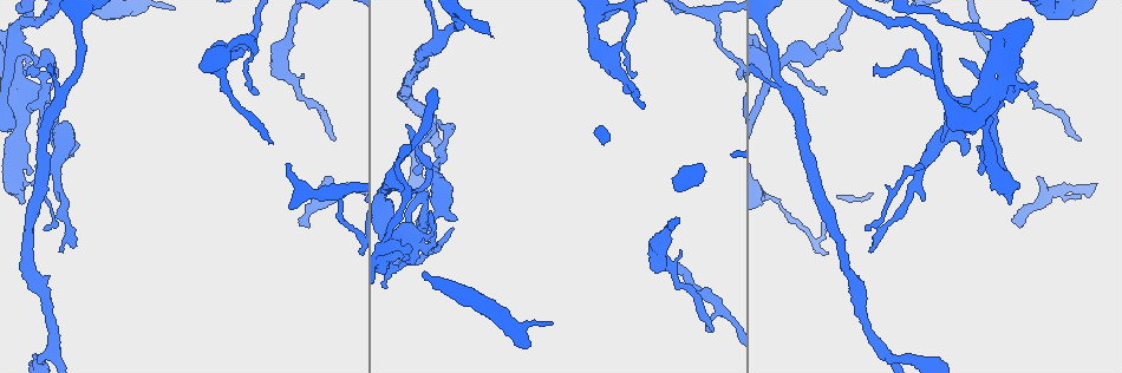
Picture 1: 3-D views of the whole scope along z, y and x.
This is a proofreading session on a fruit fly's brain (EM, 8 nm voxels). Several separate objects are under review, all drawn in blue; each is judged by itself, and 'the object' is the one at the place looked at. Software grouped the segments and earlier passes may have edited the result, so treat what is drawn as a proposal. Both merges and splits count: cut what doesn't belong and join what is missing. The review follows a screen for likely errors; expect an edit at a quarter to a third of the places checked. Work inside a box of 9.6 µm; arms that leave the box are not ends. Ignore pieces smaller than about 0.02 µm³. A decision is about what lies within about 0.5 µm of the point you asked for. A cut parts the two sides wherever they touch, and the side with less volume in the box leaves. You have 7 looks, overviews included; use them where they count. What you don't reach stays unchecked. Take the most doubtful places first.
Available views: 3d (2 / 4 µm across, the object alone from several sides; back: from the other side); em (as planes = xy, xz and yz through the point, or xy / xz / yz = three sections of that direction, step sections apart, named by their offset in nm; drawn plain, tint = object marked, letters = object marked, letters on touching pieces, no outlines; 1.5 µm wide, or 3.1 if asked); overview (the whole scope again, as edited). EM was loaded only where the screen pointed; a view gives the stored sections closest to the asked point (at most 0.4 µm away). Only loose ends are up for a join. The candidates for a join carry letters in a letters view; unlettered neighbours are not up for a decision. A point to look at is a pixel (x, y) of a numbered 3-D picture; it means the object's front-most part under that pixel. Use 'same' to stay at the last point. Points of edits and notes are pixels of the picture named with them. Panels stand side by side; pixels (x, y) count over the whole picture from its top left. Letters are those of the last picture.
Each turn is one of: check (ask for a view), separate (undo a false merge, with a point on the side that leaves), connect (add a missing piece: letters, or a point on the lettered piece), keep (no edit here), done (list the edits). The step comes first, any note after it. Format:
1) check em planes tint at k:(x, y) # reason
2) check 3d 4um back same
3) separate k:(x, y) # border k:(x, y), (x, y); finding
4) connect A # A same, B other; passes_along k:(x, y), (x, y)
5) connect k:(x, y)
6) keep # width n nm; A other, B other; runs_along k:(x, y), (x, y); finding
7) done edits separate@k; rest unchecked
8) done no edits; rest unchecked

check em planes tint at 1:(336, 138) # free end

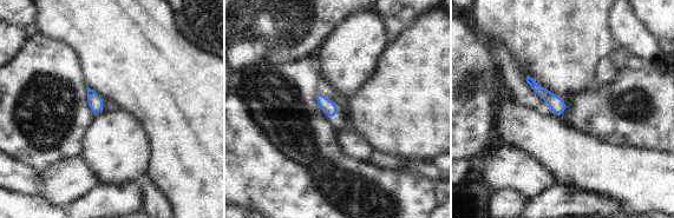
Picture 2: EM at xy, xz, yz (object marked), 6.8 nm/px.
check em planes letters same

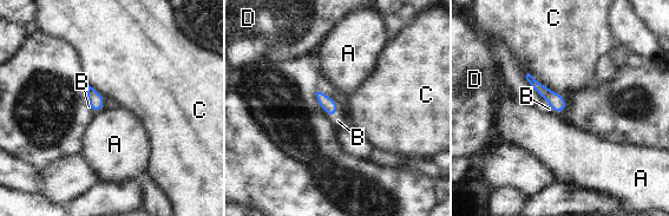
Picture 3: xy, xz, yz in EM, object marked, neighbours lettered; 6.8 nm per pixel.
connect B # A other, B same, C other, D other; passes_along 3:(326, 103), (333, 100), (338, 120); the neuron continues

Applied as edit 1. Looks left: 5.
check em planes letters at 1:(678, 264) # free end

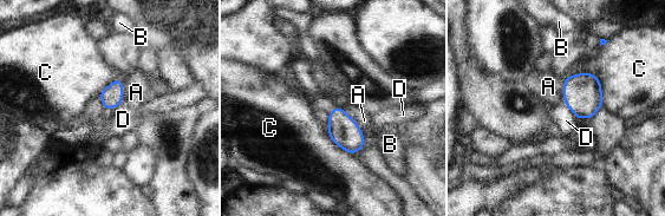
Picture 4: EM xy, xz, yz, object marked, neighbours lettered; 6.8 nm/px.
keep # A other, B other, C other, D other; border 4:(343, 108), (360, 129), (366, 144); no lettered piece goes on from it

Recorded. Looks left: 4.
check em yz step 4 letters at 1:(23, 202) # branch stops here

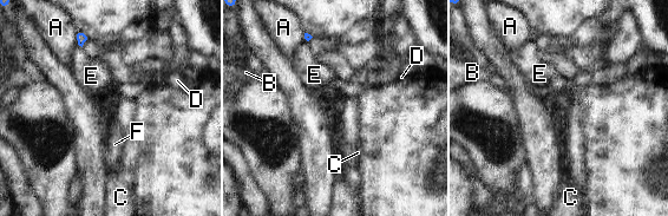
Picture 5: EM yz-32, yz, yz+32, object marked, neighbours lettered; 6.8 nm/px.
check em planes letters same

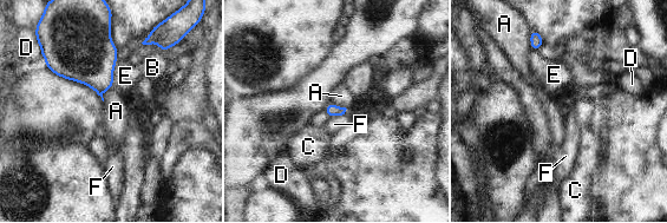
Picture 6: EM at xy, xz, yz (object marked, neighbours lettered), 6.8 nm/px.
keep # A other, B other, C other, D other, E other, F other; border 6:(112, 85), (103, 94), (103, 100); none of them fits

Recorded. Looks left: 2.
done edits connect@3; rest unchecked

